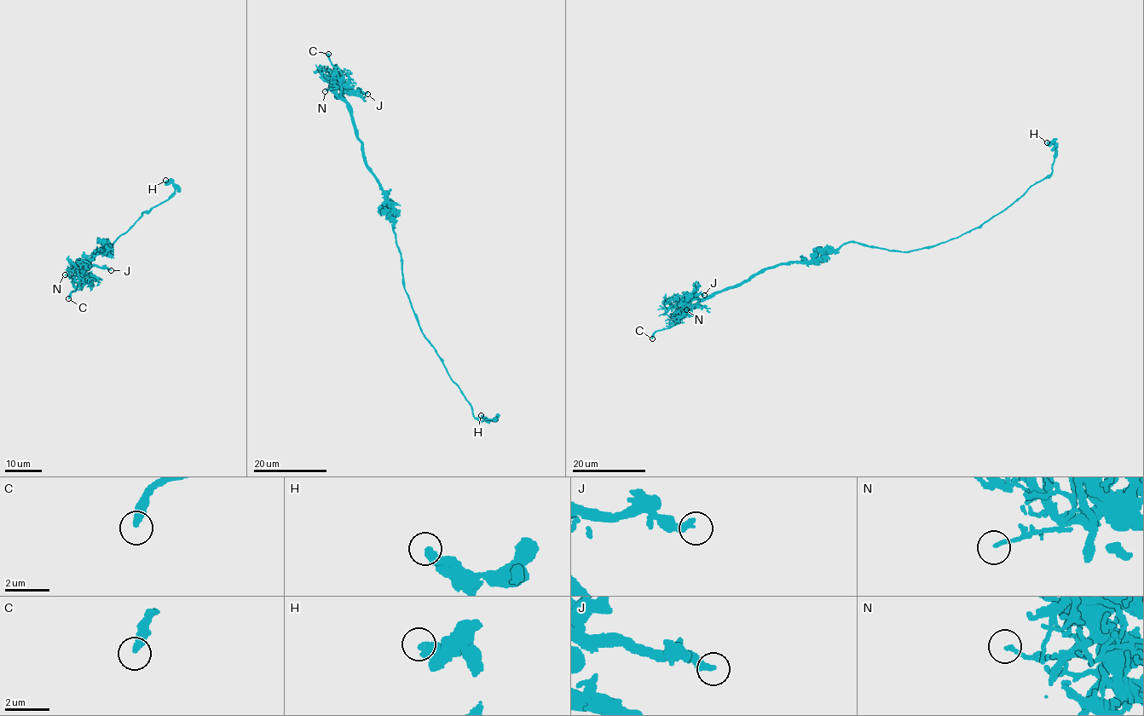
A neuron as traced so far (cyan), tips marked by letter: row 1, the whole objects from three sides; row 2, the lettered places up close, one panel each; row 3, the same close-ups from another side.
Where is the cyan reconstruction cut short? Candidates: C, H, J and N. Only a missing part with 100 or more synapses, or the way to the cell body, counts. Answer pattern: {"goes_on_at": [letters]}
{"goes_on_at": ["C"]}

